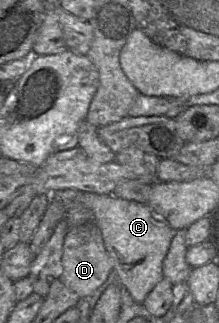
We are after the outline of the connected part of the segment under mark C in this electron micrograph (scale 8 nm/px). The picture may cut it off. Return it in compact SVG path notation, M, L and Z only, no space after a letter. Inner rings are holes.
M59 189L51 194L51 199L60 200L65 208L71 203L81 203L91 209L94 221L100 228L105 248L113 261L113 268L118 273L122 283L128 289L135 301L142 303L153 288L164 278L163 262L169 250L175 231L147 204L129 201L111 195L102 195L88 191L74 189Z

